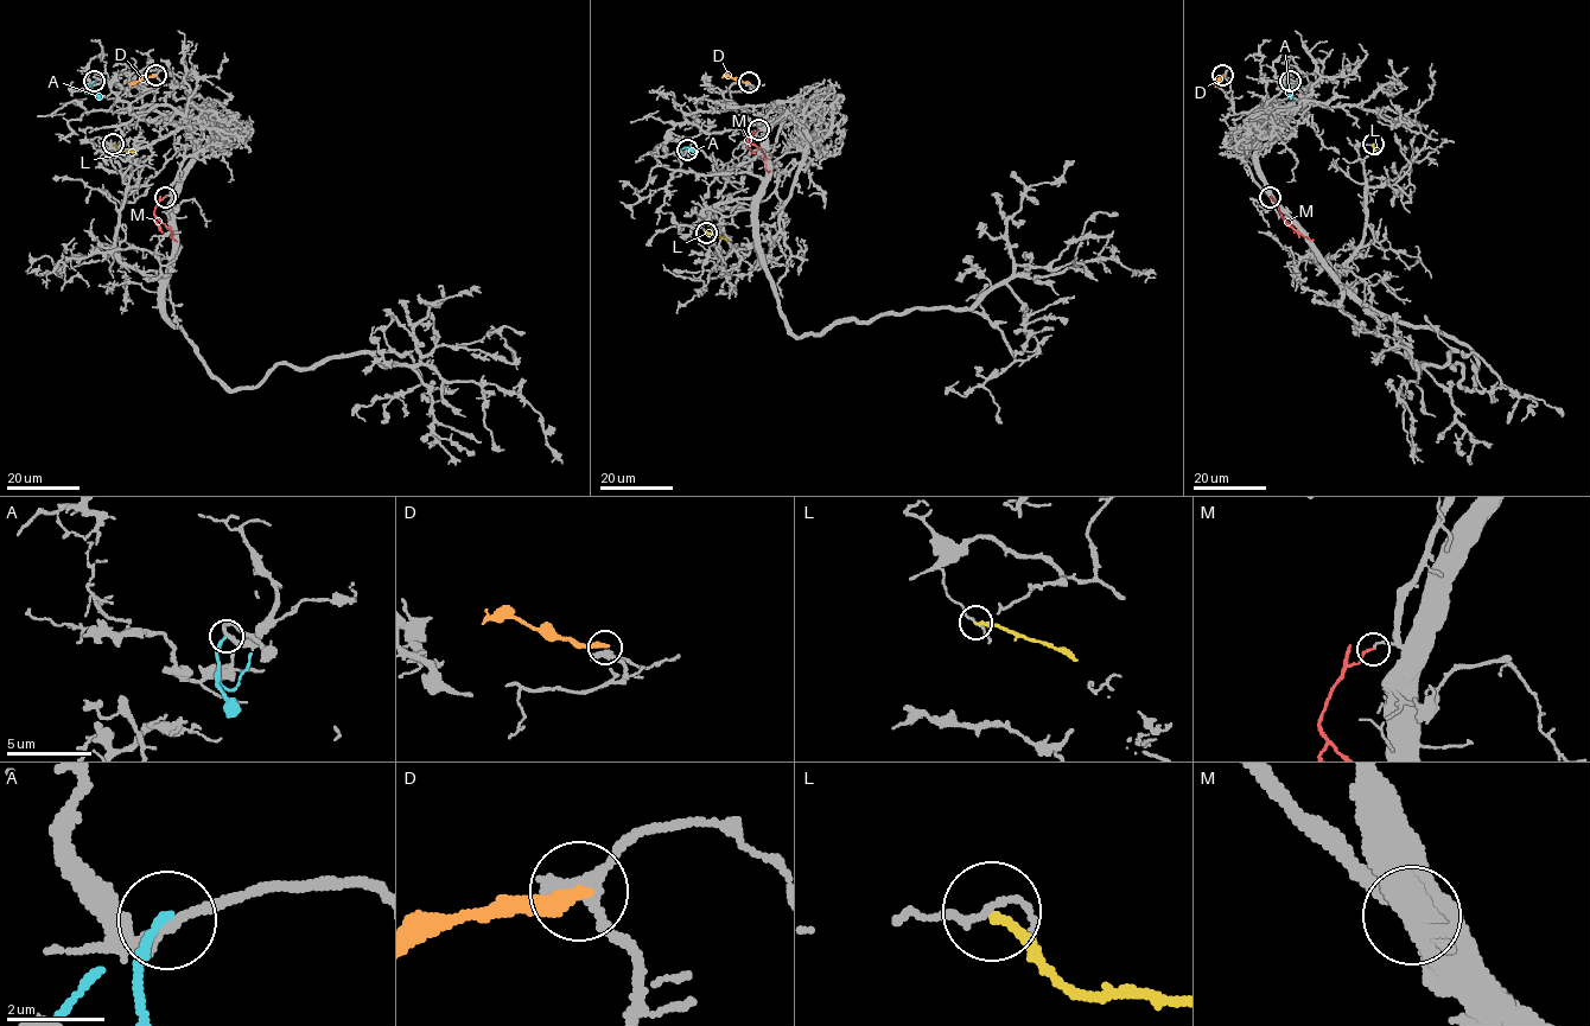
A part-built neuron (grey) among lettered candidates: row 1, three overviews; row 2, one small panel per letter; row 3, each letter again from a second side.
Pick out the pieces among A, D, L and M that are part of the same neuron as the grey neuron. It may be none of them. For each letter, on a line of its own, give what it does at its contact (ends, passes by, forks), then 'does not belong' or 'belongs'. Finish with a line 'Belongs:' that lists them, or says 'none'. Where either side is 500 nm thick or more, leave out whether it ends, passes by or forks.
A: it ends there; does not belong
D: it ends there; does not belong
L: it ends there; does not belong
M: it ends there; does not belong
Belongs: none

